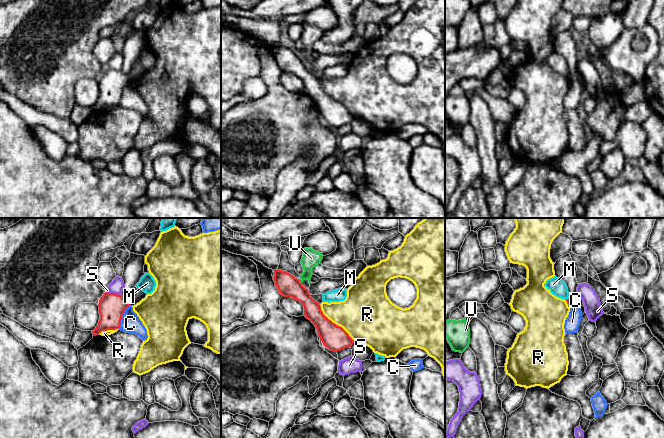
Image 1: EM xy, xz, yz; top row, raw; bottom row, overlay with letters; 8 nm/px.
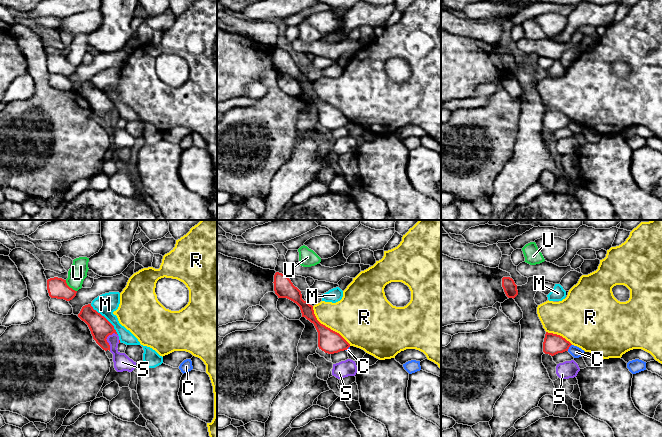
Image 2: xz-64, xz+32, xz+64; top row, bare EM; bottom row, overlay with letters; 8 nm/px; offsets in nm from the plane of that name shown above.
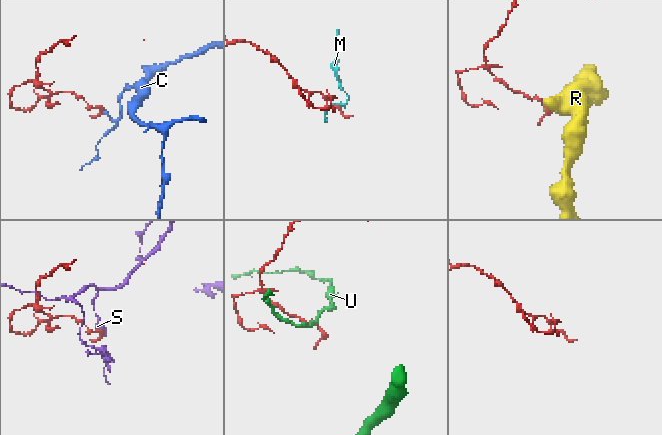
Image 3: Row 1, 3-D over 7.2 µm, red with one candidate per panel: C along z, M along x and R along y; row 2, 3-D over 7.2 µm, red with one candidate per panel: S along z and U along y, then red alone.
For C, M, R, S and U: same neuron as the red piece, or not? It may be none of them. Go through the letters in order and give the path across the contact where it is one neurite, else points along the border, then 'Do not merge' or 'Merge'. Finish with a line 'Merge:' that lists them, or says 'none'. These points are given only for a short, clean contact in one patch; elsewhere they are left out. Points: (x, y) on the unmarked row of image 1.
C: Boundary: xy (129, 81), (122, 92), (118, 104). Do not merge
M: Boundary: yz (568, 73), (565, 75). Do not merge
R: Boundary: xz (319, 80), (322, 88), (339, 101), (354, 117). Do not merge
S: Boundary: xy (106, 67), (120, 71). Do not merge
U: Boundary: xz (298, 55), (301, 59). Do not merge
Merge: none

